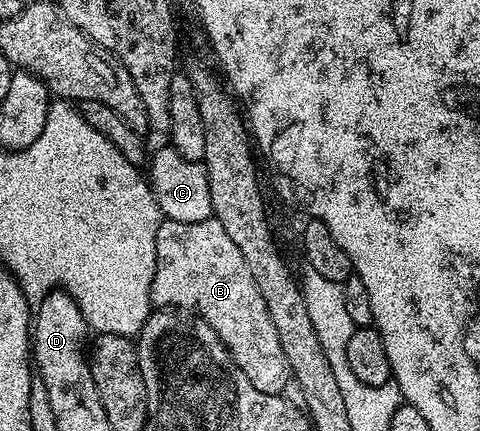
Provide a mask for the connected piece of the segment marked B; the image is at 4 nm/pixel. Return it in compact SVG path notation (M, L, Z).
M215 217L206 221L161 218L156 238L156 268L152 282L152 307L179 309L209 323L231 353L232 360L250 377L261 393L283 395L292 371L288 368L278 329L270 321L266 301L230 233Z

